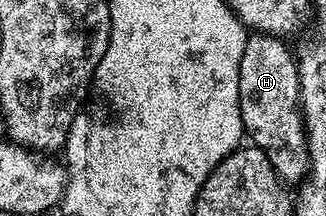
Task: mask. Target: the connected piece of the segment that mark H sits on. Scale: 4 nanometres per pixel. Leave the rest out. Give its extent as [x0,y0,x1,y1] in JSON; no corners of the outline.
[238,32,310,183]

